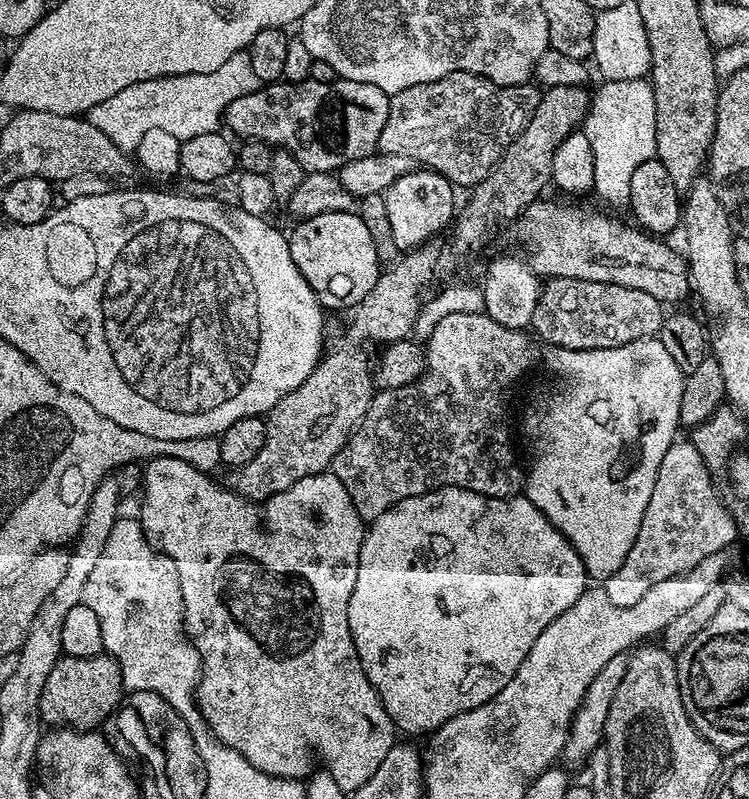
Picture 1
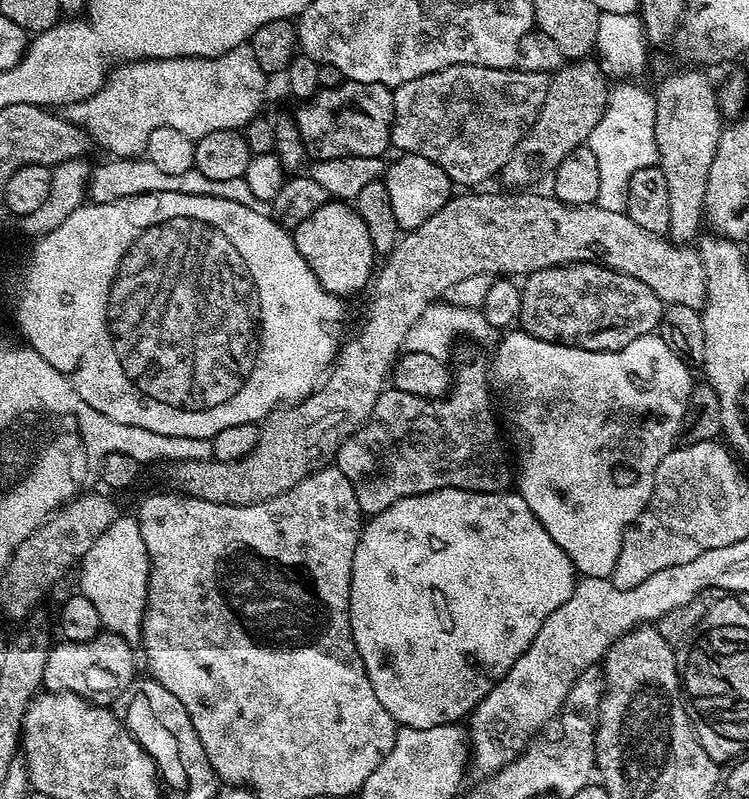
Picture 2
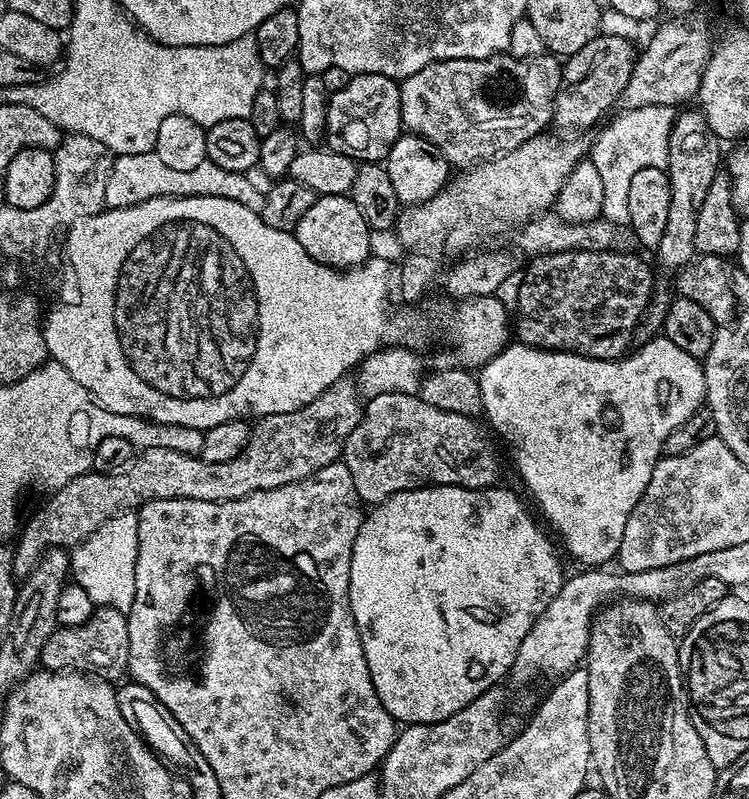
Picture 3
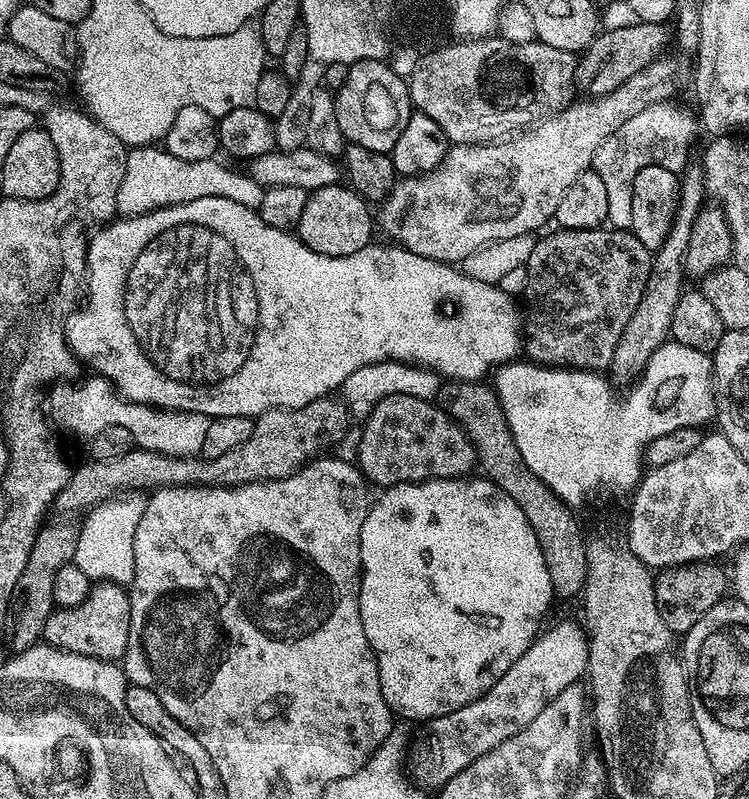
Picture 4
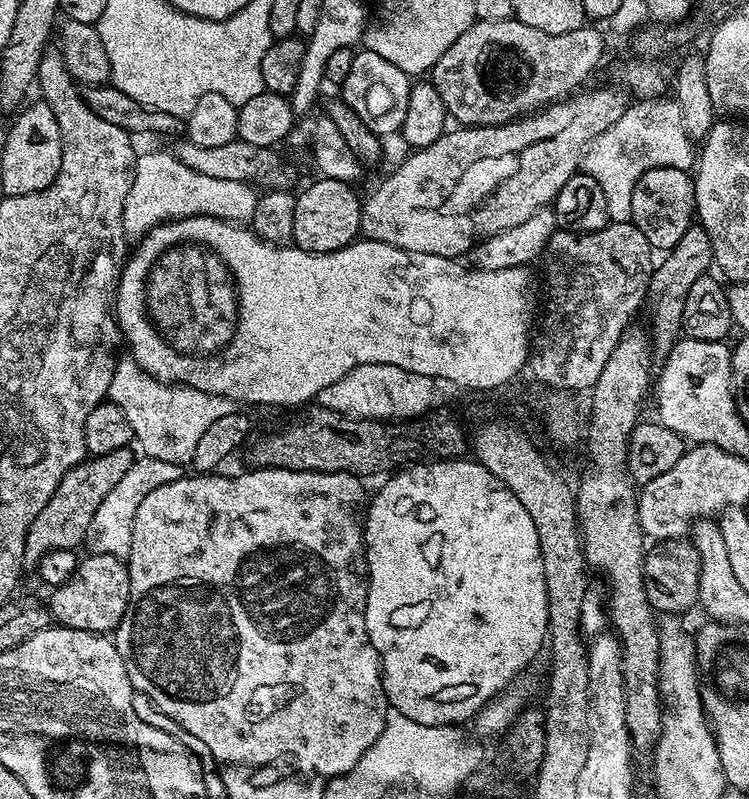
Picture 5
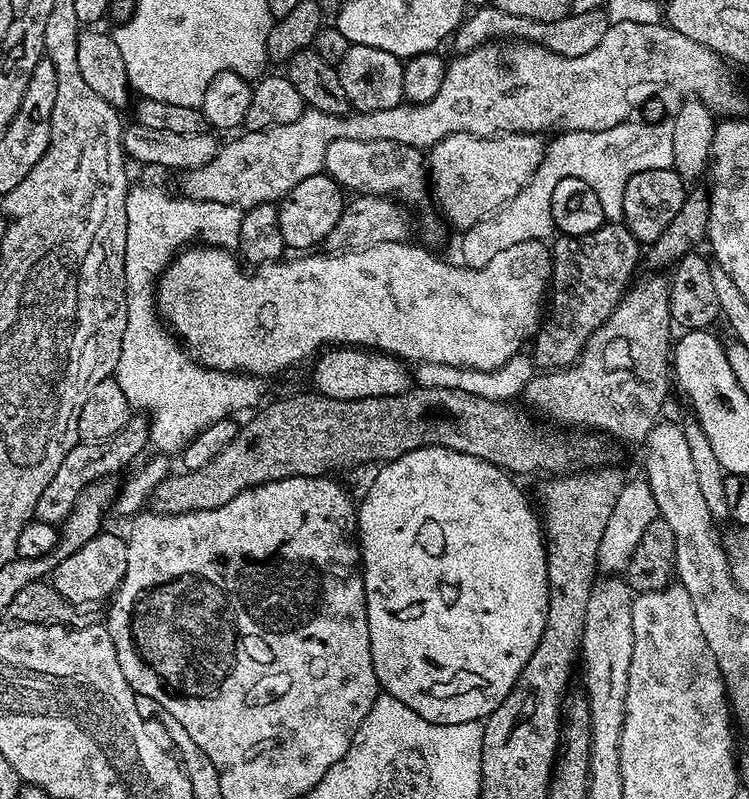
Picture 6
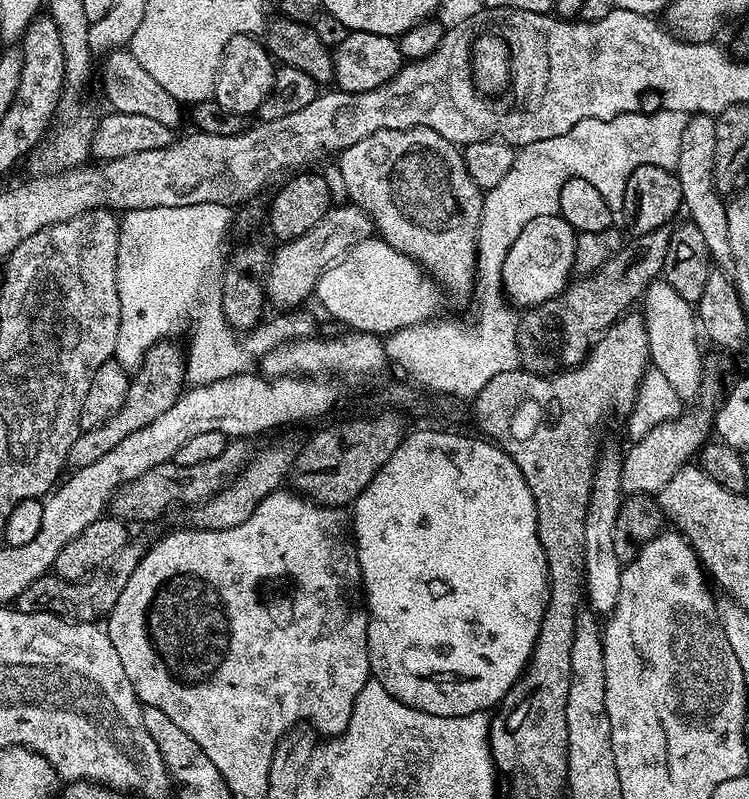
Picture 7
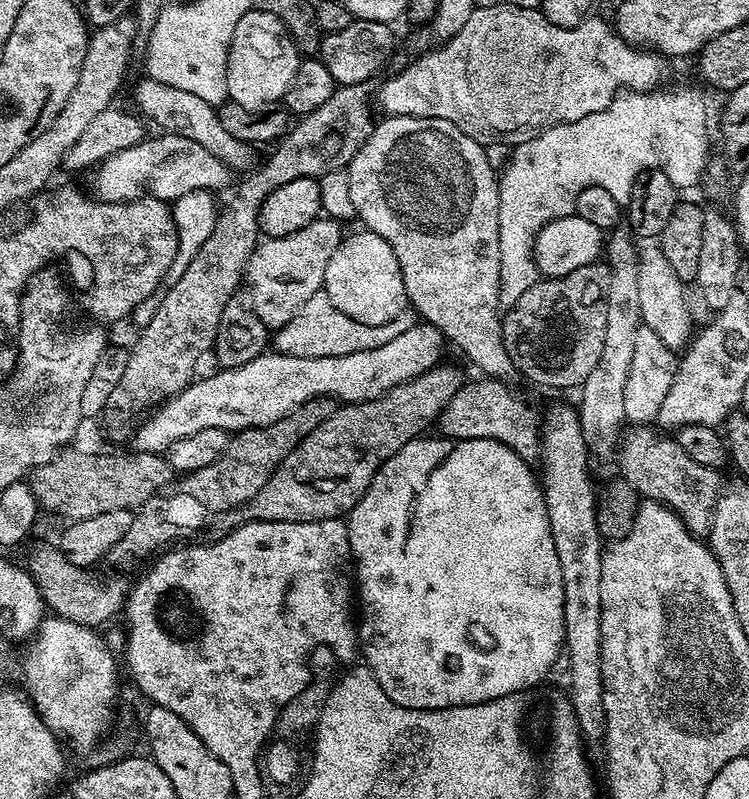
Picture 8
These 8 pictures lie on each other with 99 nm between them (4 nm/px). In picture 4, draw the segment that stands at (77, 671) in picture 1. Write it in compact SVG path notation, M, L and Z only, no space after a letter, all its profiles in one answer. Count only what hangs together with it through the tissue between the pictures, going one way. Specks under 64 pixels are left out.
M93 583L92 589L78 606L56 608L46 618L43 643L63 652L86 654L90 658L123 661L130 638L130 592L123 584Z

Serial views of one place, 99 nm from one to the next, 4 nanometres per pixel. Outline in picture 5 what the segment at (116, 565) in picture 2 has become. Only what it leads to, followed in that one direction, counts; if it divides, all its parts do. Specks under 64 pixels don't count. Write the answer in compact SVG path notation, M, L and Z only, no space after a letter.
M141 455L133 459L130 470L114 485L114 490L102 498L90 527L86 530L83 547L93 556L127 557L132 545L132 531L134 530L134 514L138 514L138 506L146 494L158 490L158 486L166 486L166 482L174 482L182 475L181 465L174 462L162 462L162 458Z

